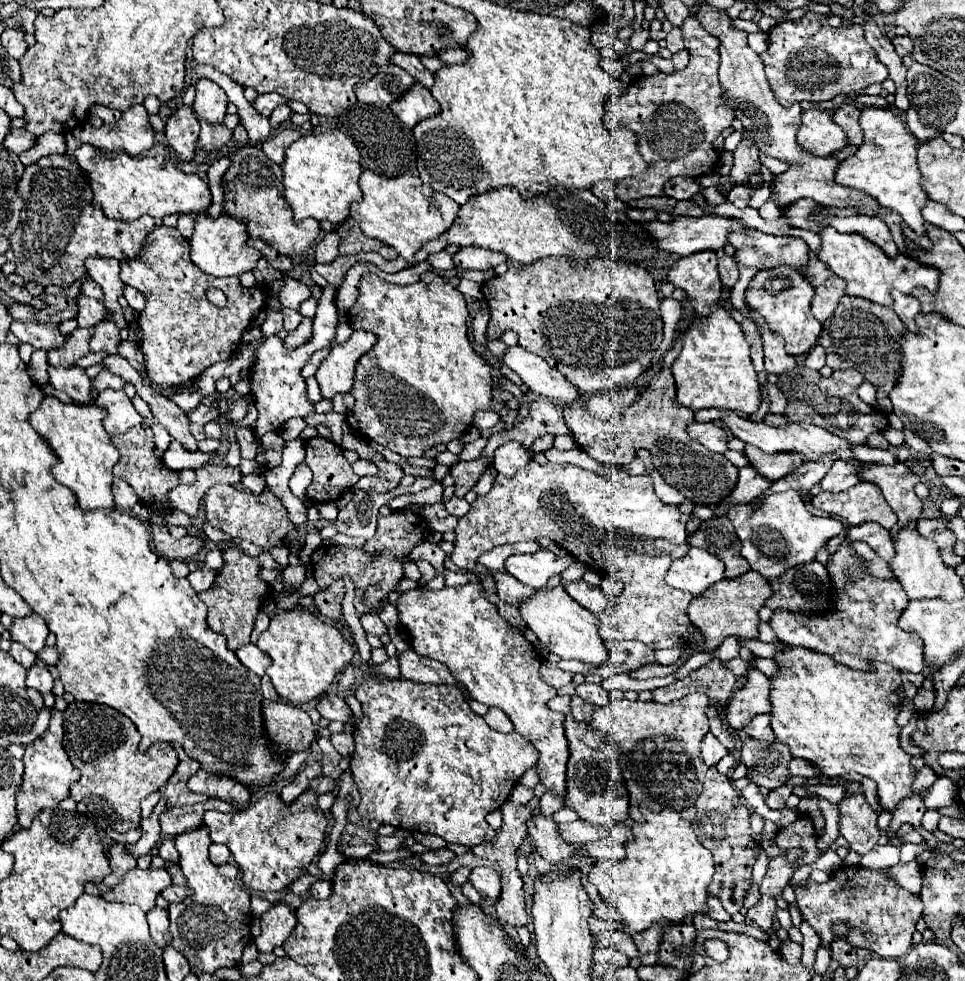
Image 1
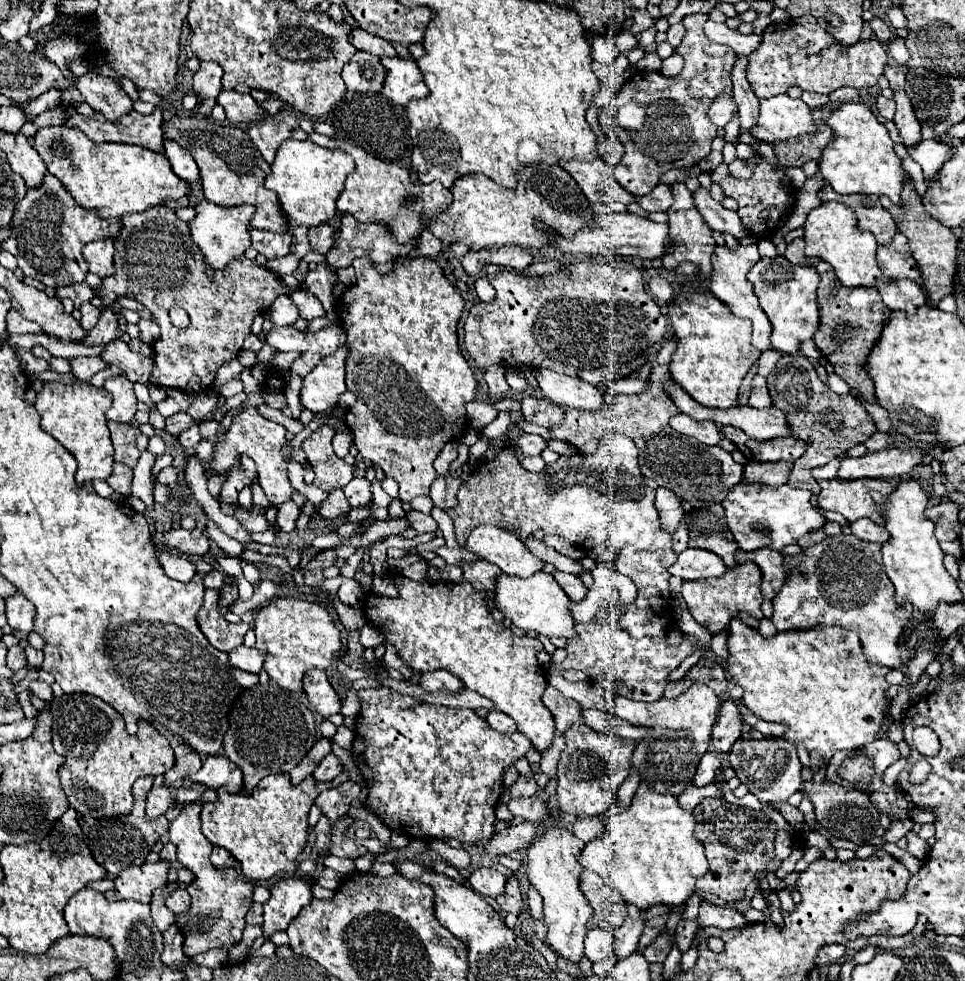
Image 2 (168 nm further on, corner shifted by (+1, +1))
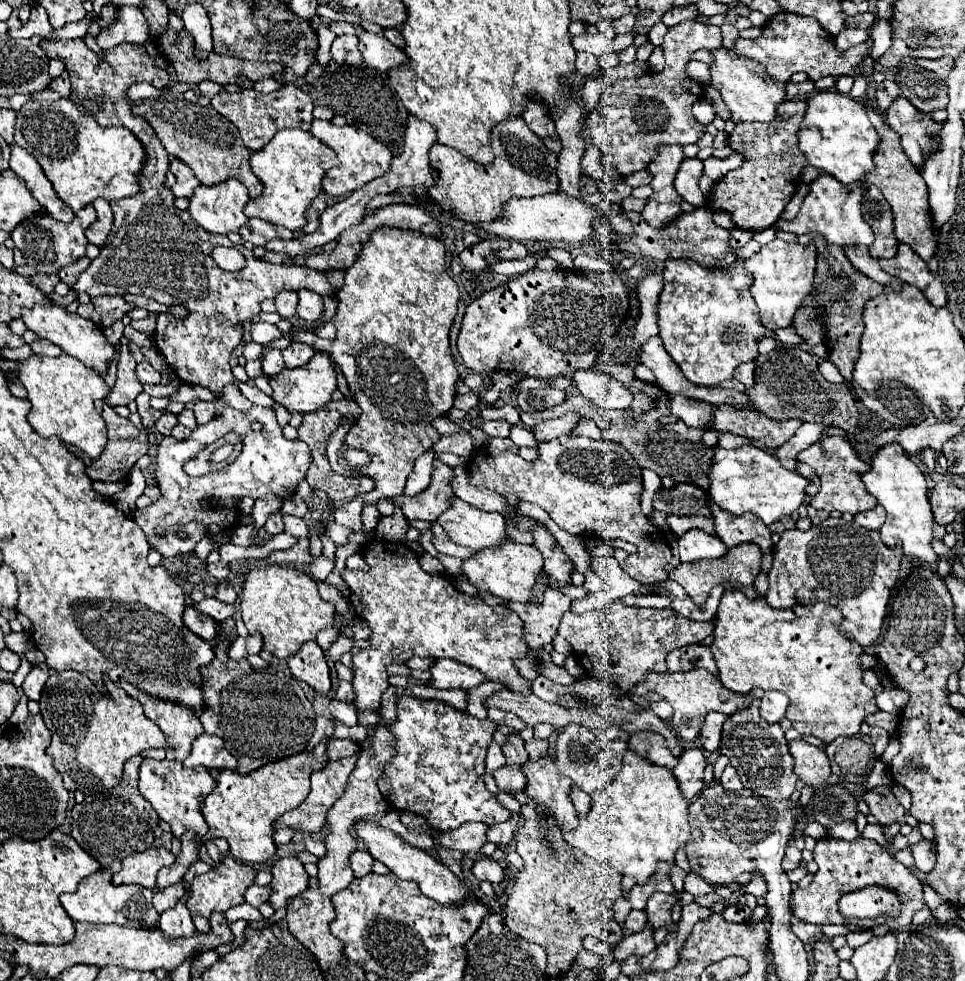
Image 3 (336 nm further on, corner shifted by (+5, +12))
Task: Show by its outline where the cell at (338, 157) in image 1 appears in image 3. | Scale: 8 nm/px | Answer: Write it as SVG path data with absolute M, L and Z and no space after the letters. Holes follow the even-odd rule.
M292 128L278 130L262 150L250 156L250 170L258 176L264 188L258 198L246 204L244 214L248 218L260 218L264 222L284 226L292 232L304 228L306 224L304 212L308 210L312 198L320 194L322 190L320 182L326 170L334 168L336 164L338 164L336 154L318 138L314 138L310 132Z

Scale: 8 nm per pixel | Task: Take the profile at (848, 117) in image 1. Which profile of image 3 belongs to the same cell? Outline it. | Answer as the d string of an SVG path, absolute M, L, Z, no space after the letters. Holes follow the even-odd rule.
M786 100L786 104L778 104L778 116L770 124L738 122L736 128L728 134L728 144L734 152L742 154L746 162L712 184L706 204L712 210L728 212L734 224L742 230L772 228L780 220L782 210L794 196L798 184L802 182L802 168L808 166L806 156L802 156L798 148L796 136L804 112L806 102Z

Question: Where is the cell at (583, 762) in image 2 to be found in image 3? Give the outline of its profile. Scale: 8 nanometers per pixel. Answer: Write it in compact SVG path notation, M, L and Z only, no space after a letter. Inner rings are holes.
M568 724L556 740L556 764L562 776L572 778L572 782L592 794L594 790L604 788L622 768L622 756L628 750L628 738L630 734L622 728L610 726L604 730L592 730L578 724Z

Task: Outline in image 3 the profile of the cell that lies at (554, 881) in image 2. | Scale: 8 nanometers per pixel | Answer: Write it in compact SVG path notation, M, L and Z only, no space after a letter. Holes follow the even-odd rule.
M542 756L538 760L528 760L522 766L522 772L528 778L524 792L532 796L542 810L548 810L548 814L556 818L560 830L574 830L578 826L578 818L568 796L572 780L558 772L554 758Z

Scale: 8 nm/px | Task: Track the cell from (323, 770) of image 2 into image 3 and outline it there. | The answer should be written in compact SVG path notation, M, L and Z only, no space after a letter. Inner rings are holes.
M330 740L330 744L328 744L328 758L330 760L354 756L356 752L358 752L358 744L354 740Z

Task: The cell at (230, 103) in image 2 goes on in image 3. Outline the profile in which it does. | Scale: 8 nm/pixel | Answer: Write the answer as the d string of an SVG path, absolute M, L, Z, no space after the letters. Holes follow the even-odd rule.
M202 80L202 82L198 84L198 90L200 90L202 96L212 98L212 96L216 96L218 92L222 92L222 86L216 84L216 82L210 82L210 80Z

